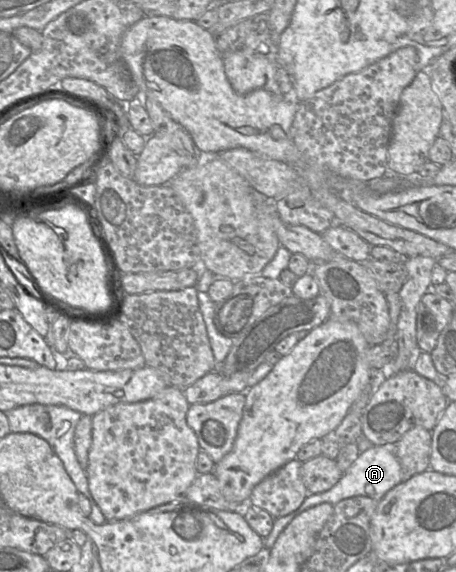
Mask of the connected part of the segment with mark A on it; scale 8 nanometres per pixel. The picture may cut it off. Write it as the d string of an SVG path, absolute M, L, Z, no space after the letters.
M364 436L360 437L356 441L356 444L360 452L359 457L331 489L322 493L309 494L300 507L294 512L275 519L270 534L264 539L264 553L274 546L280 533L303 511L321 503L336 505L341 500L355 496L367 496L373 500L379 501L389 490L405 480L404 473L394 453L393 447L374 446Z

